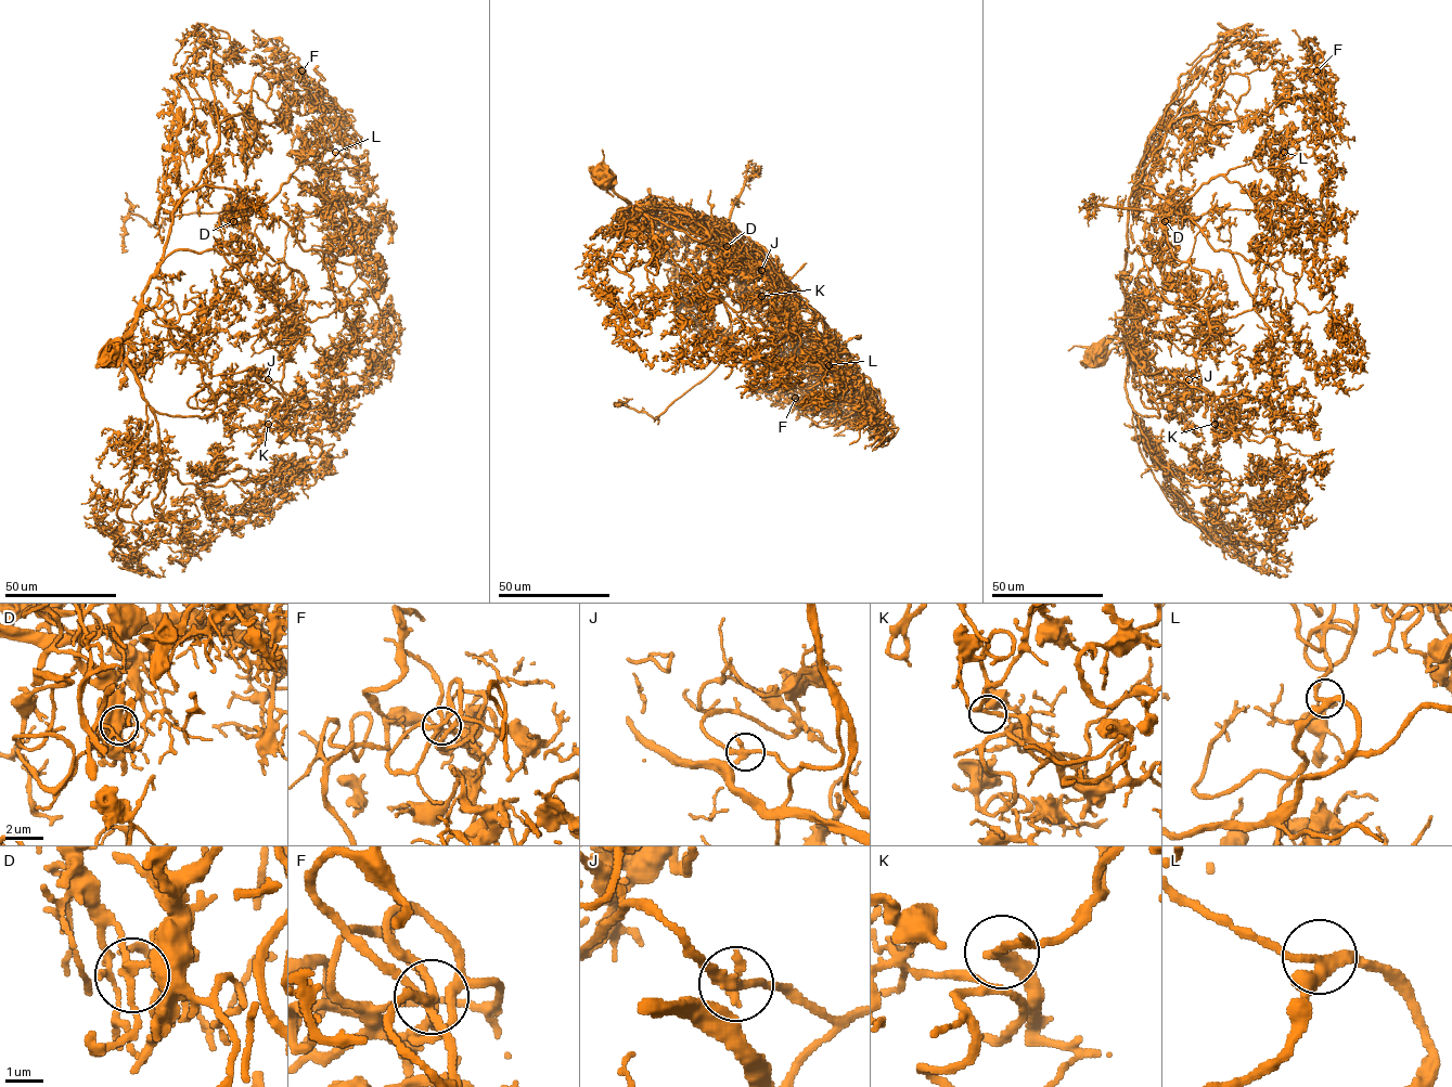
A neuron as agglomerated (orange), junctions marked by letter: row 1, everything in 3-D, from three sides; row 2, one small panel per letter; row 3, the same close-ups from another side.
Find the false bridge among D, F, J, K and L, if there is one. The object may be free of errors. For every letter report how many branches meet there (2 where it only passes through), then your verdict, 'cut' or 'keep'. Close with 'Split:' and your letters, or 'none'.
D: 3 | cut
F: 4 | keep
J: 3 | keep
K: 3 | keep
L: 3 | keep
Split: D

